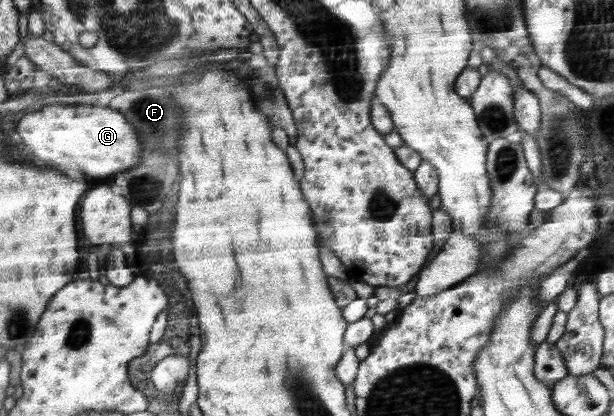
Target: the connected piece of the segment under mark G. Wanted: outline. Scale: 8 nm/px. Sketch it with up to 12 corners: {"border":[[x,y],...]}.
{"border":[[86,104],[27,110],[25,147],[93,177],[143,156],[122,112]]}

